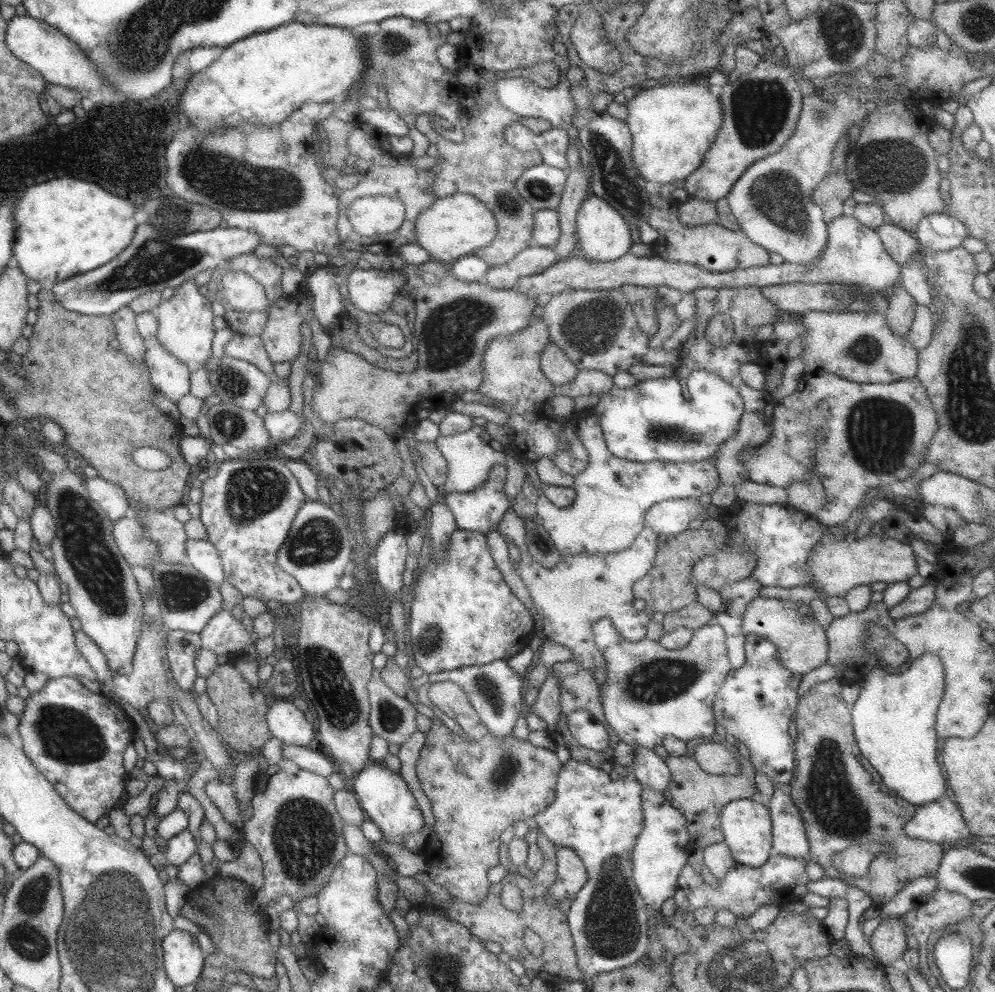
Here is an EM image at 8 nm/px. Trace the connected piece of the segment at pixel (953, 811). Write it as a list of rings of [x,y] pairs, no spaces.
[[[943,798],[917,806],[913,817],[904,824],[903,834],[943,847],[965,845],[969,830],[963,823],[959,808]]]

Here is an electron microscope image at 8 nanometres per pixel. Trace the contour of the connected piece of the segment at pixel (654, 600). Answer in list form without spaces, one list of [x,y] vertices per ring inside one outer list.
[[[703,519],[700,528],[685,529],[679,534],[669,536],[664,543],[657,545],[657,552],[653,566],[647,574],[635,581],[632,586],[632,595],[645,602],[644,606],[654,612],[663,614],[679,610],[695,602],[696,587],[691,578],[691,569],[698,560],[710,556],[717,549],[724,548],[728,530],[722,520]]]

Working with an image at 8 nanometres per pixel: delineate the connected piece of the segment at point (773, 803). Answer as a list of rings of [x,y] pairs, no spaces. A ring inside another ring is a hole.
[[[787,787],[773,788],[772,798],[765,803],[772,824],[772,853],[799,860],[808,858],[809,844],[804,824],[793,800],[787,794]]]

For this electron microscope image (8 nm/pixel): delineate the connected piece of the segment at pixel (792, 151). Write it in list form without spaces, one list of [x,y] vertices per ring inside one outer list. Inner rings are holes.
[[[819,90],[802,97],[802,107],[799,111],[793,134],[779,147],[777,152],[765,155],[762,159],[750,164],[743,174],[733,183],[732,189],[724,196],[728,207],[739,223],[739,230],[757,246],[768,252],[779,254],[788,263],[814,263],[823,250],[827,240],[827,225],[822,219],[822,210],[812,201],[811,193],[823,180],[830,169],[830,162],[835,143],[846,134],[853,124],[861,125],[871,111],[864,100],[859,100],[855,94],[839,92],[832,101],[819,97]]]

